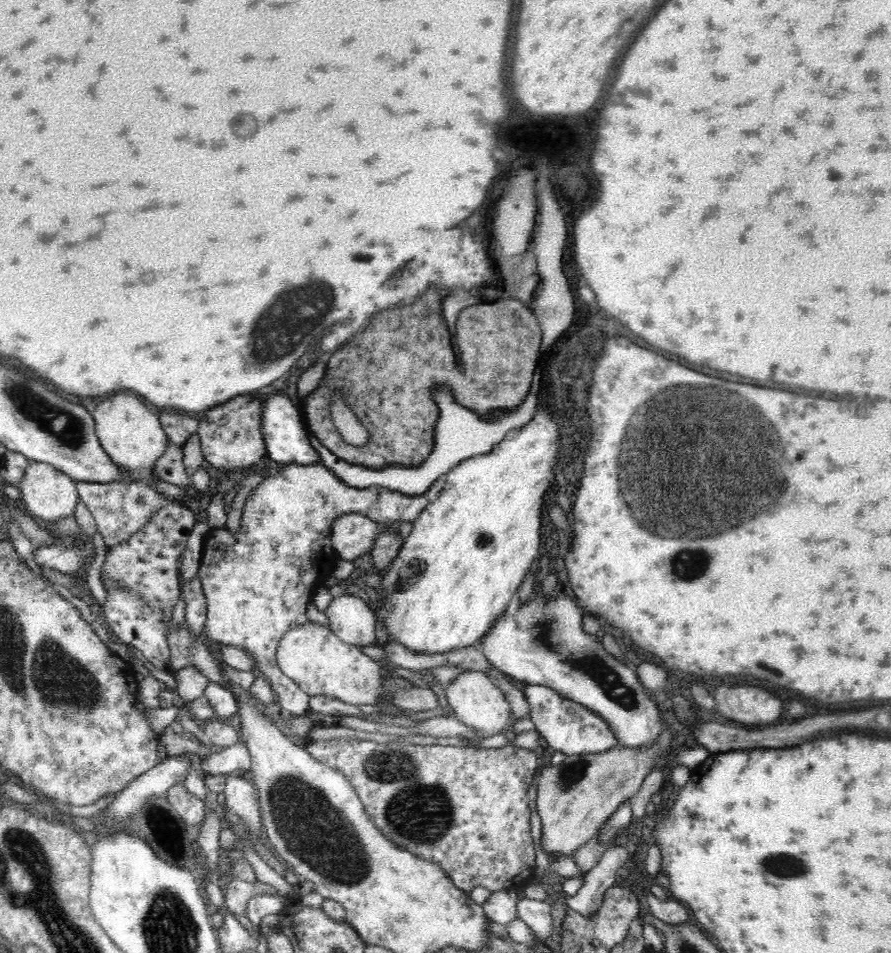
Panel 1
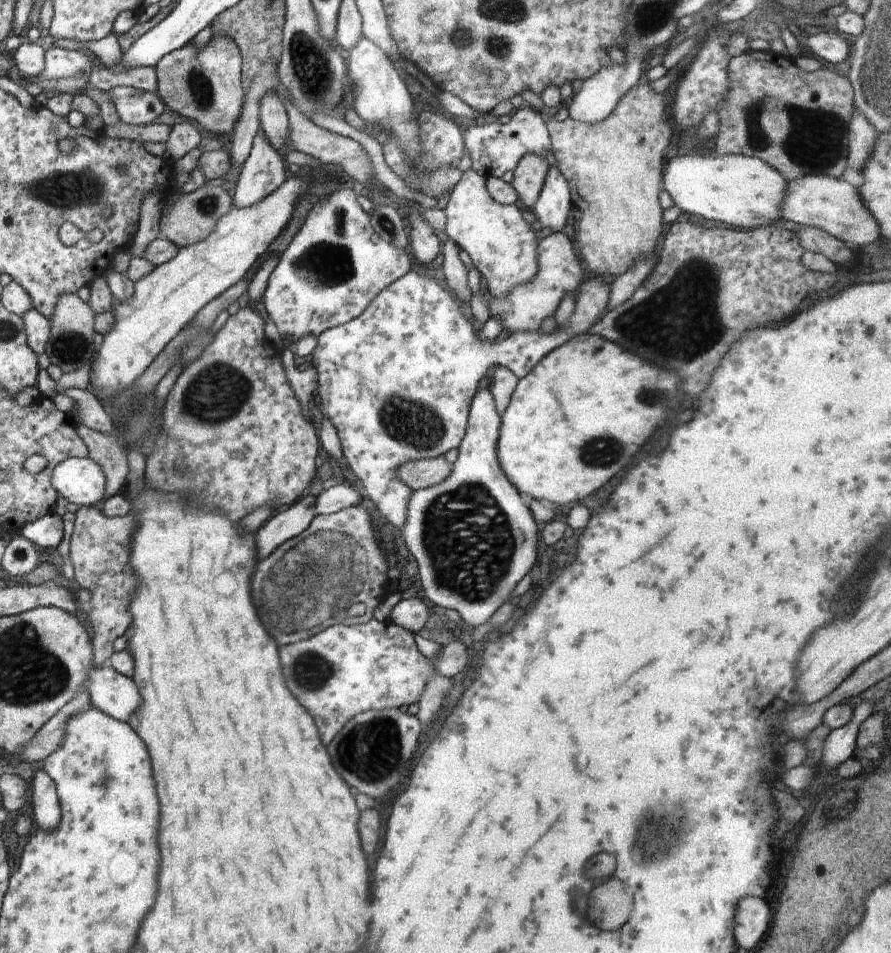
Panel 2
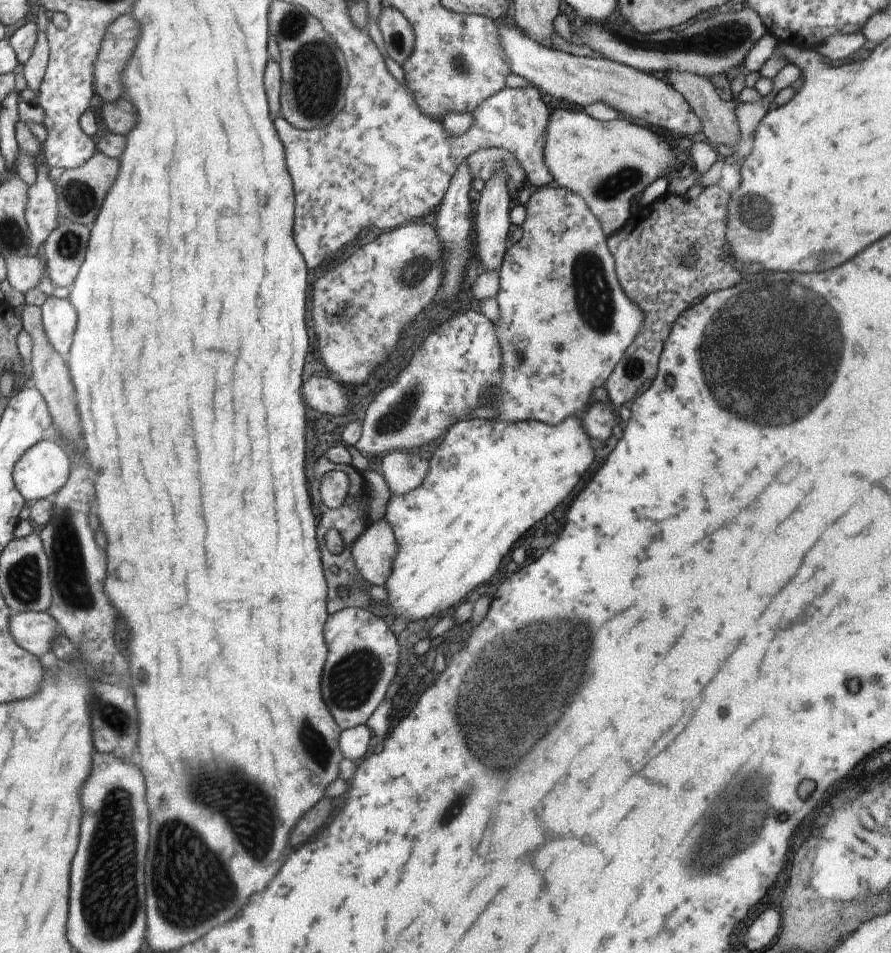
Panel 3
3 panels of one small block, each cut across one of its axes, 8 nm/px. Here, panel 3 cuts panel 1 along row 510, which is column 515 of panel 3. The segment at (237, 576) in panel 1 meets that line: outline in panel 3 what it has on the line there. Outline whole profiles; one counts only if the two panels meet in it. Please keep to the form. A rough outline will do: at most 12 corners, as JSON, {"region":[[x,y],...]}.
{"region":[[553,183],[498,272],[500,419],[582,418],[639,333]]}

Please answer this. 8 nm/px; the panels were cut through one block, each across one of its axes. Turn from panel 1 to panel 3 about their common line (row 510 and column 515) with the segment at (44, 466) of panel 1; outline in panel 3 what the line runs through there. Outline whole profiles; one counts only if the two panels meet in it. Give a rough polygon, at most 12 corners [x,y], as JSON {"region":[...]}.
{"region":[[500,25],[511,72],[558,100],[702,130],[660,75],[542,46]]}

